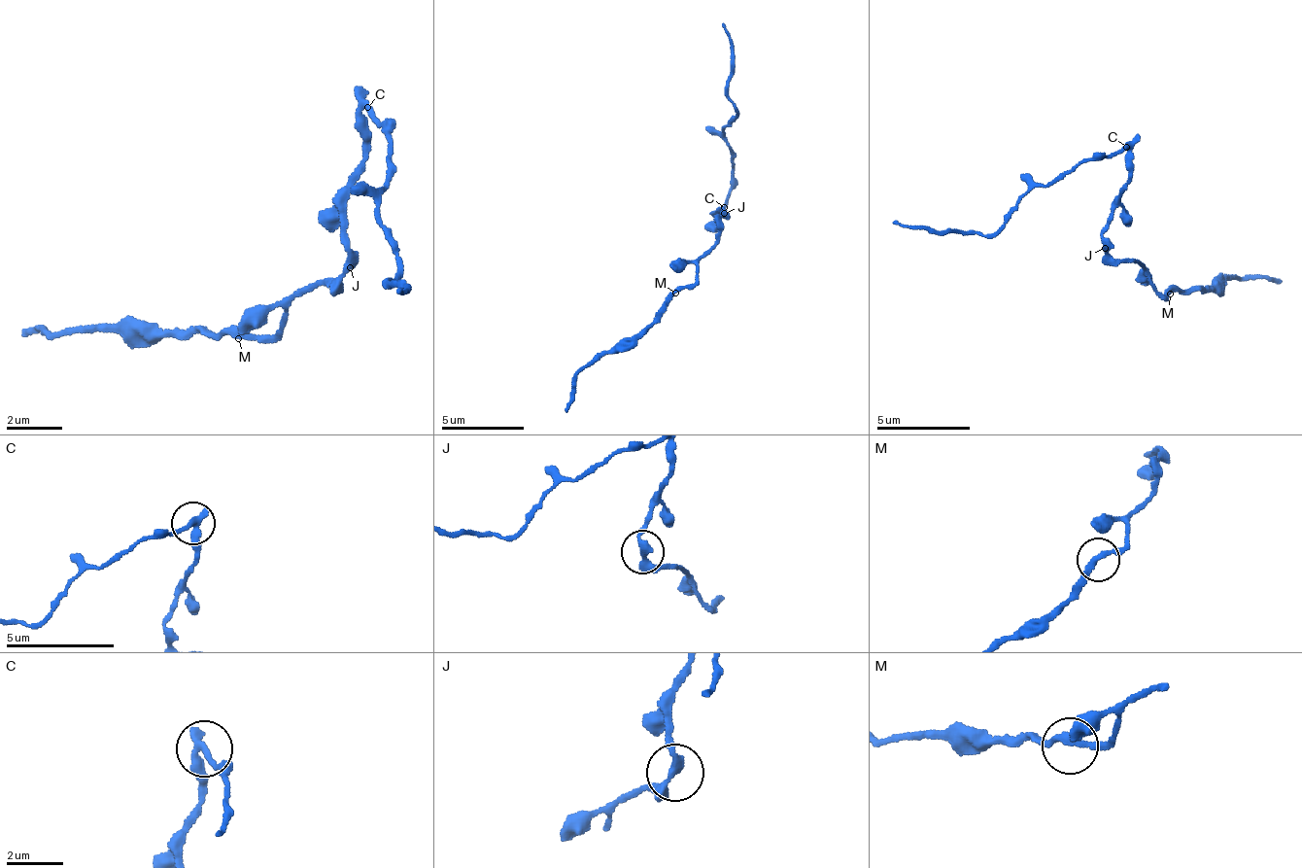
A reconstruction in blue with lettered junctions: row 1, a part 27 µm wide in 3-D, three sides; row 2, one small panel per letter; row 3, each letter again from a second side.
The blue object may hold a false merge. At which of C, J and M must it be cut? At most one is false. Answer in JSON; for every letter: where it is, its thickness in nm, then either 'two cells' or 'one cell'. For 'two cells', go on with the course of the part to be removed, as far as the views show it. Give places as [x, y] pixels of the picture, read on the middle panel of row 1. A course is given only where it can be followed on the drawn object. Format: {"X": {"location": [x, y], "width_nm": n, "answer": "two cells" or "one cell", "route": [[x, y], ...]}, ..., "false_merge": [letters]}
{"C": {"location": [724, 207], "width_nm": 280, "answer": "two cells", "route": [[723, 206], [733, 165], [724, 135], [734, 108], [733, 39], [724, 22]]}, "J": {"location": [724, 213], "width_nm": 280, "answer": "one cell"}, "M": {"location": [675, 293], "width_nm": 260, "answer": "one cell"}, "false_merge": ["C"]}

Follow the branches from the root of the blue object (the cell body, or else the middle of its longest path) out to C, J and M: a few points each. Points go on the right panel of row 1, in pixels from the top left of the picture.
C: (1110, 216), (1114, 211), (1114, 197), (1130, 177), (1130, 150), (1125, 146)
J: (1110, 216), (1105, 248)
M: (1110, 216), (1105, 248), (1117, 259), (1131, 258), (1147, 270), (1155, 288), (1163, 294), (1166, 291), (1170, 294)

